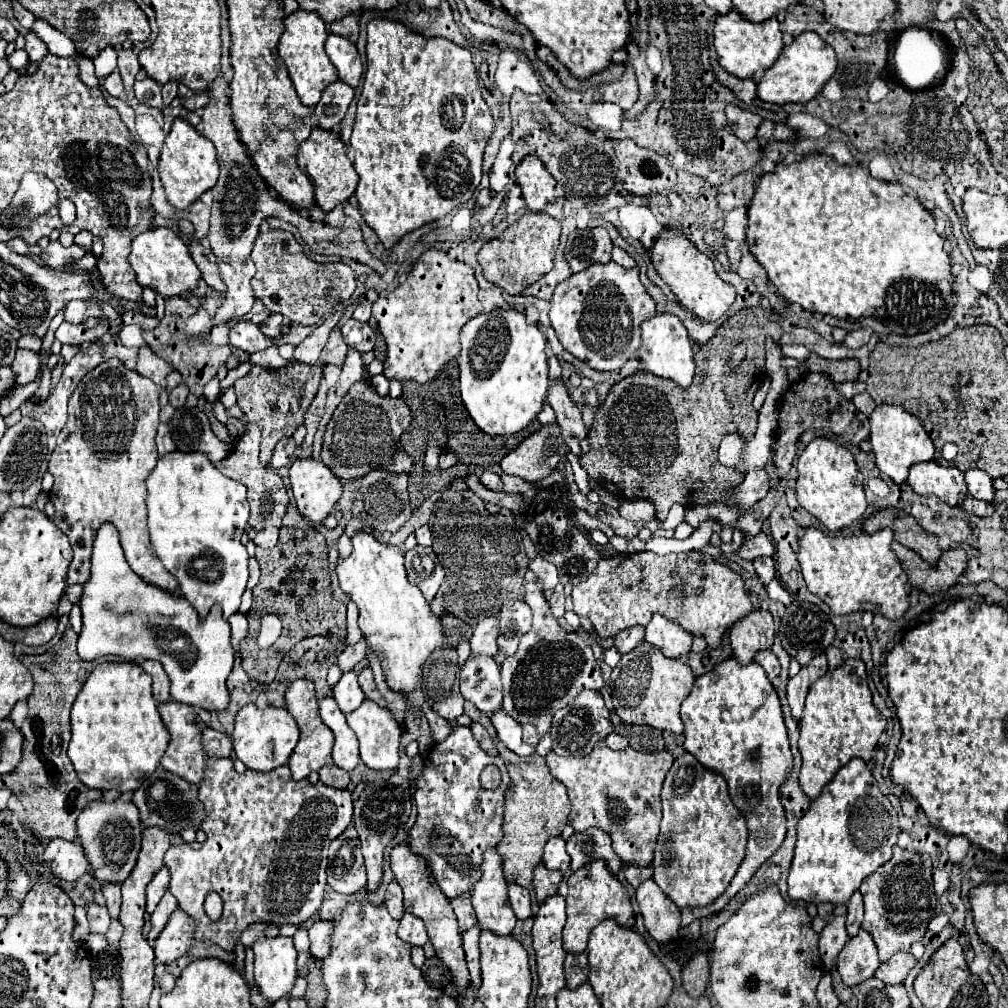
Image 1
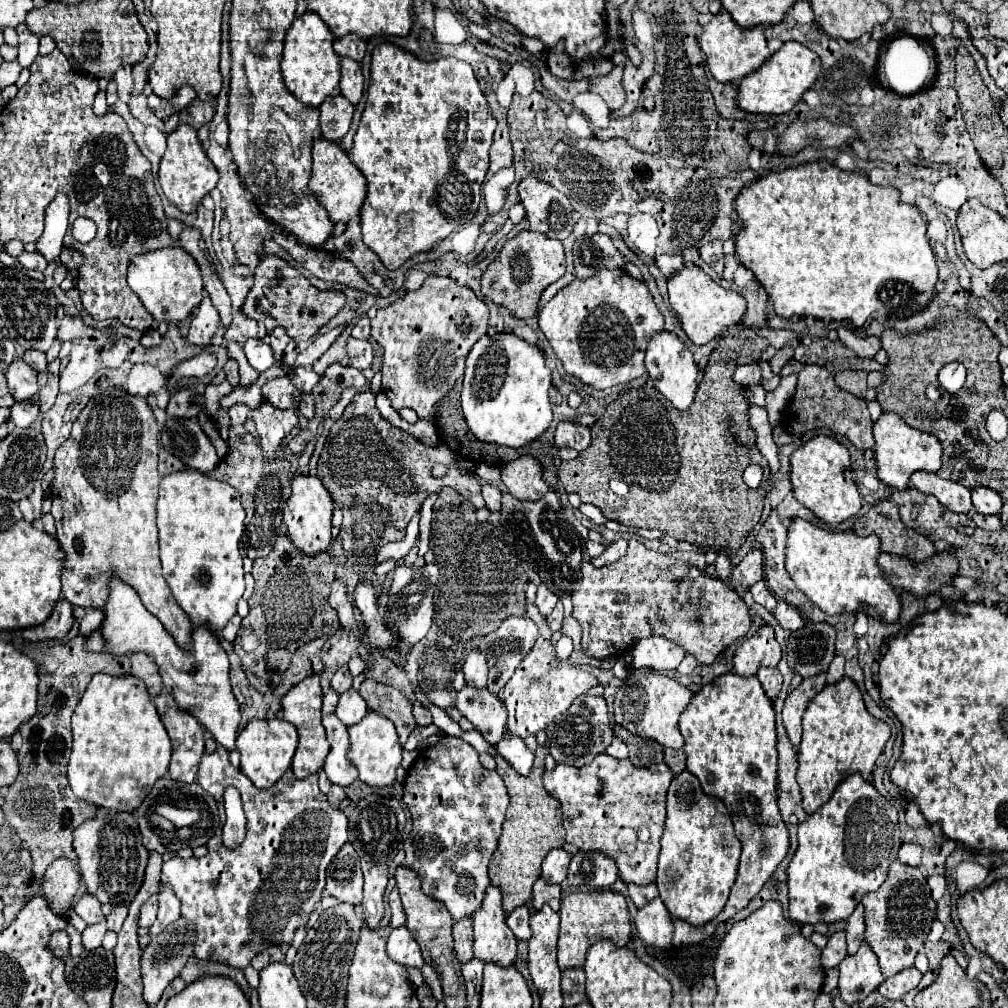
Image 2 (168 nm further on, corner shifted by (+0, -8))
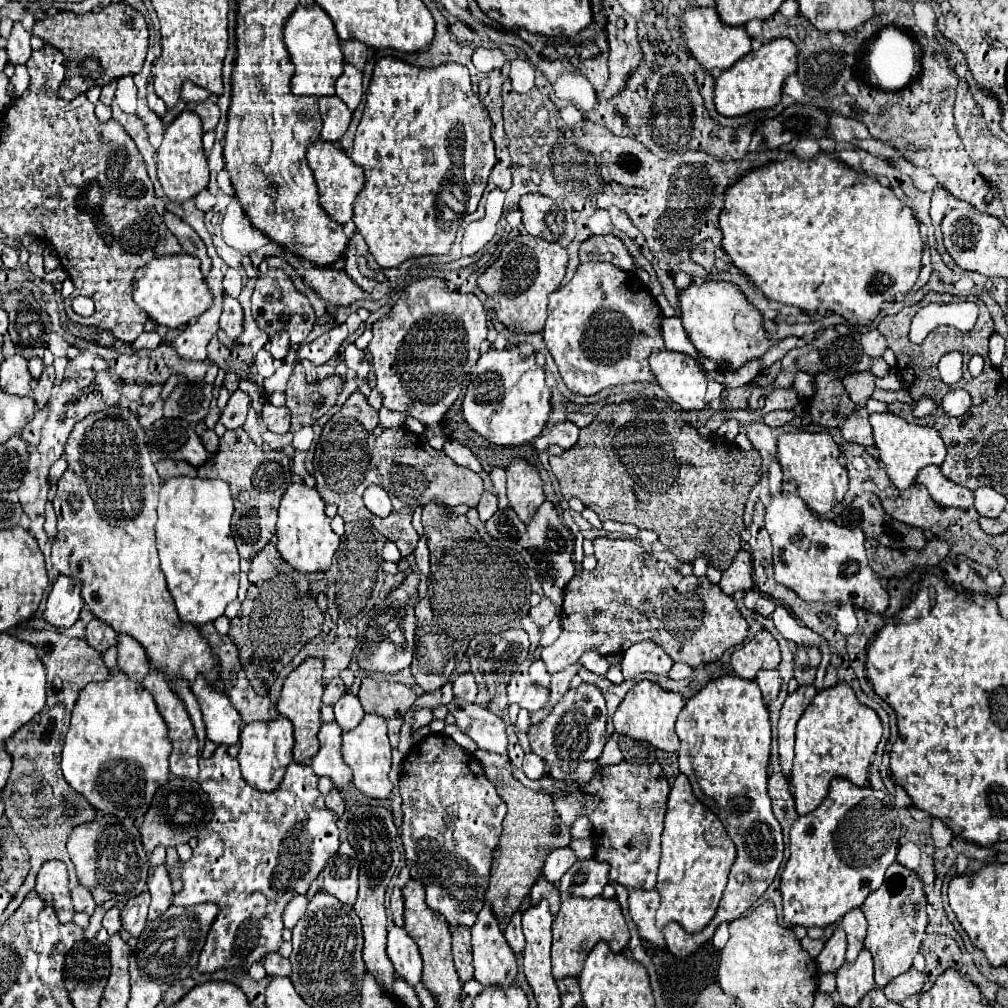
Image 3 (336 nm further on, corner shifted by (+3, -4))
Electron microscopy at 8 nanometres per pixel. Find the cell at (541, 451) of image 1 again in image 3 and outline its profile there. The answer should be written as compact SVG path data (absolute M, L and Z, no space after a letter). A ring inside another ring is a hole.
M518 458L508 466L506 476L508 476L510 508L518 514L522 522L528 524L536 514L538 506L544 502L540 474L526 460Z

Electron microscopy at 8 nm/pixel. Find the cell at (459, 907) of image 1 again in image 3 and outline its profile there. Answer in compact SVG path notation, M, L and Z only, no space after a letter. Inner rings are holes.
M452 926L452 954L454 954L454 964L462 982L468 982L474 978L470 948L472 948L470 930Z

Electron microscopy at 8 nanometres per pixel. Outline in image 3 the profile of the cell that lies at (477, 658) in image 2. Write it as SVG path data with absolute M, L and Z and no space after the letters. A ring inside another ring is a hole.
M470 672L460 674L458 678L454 678L452 686L454 686L454 698L464 700L464 702L474 702L476 700L478 686L474 684L474 676Z

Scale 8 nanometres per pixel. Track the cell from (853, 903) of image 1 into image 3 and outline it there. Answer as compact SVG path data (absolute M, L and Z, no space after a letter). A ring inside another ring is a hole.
M860 908L850 910L842 922L840 922L842 930L848 936L848 950L846 950L846 962L854 962L860 954L860 950L864 948L864 938L866 938L866 918L862 914Z

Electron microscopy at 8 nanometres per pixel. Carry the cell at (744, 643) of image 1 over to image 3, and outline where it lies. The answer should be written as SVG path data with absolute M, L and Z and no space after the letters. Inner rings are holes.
M768 630L758 632L748 644L744 644L732 654L730 664L734 674L744 680L754 680L758 670L778 668L780 648L776 638Z

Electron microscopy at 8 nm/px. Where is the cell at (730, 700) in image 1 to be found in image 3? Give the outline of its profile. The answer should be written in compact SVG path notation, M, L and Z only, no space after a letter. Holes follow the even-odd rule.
M730 674L708 682L682 708L676 722L676 734L682 742L678 752L680 772L688 776L694 796L720 818L736 846L736 860L730 870L728 886L712 922L698 934L688 934L676 922L664 926L668 950L678 958L686 958L708 942L722 922L740 918L764 894L780 868L784 844L782 828L772 814L766 790L770 722L758 684Z

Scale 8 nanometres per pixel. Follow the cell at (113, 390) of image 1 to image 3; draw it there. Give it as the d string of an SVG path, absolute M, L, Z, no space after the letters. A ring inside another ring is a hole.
M110 406L98 414L86 416L76 424L74 432L66 442L68 470L58 480L58 494L54 498L54 512L58 518L56 540L52 542L52 564L64 576L82 580L82 598L92 614L112 626L116 632L134 636L146 650L150 664L162 670L168 678L180 678L188 684L194 682L196 674L202 674L210 686L220 678L220 662L208 640L198 632L196 626L178 620L174 600L166 588L164 574L156 552L154 524L158 490L162 486L156 466L150 460L146 448L146 434L138 424L134 412L120 406Z

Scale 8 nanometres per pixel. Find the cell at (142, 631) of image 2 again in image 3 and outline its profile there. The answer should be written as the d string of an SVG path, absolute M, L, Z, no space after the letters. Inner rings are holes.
M202 676L194 680L190 690L200 702L200 710L206 724L206 736L214 744L224 744L224 746L238 744L244 722L238 710L230 704L228 696L224 696L216 688L210 688L210 684L206 684Z

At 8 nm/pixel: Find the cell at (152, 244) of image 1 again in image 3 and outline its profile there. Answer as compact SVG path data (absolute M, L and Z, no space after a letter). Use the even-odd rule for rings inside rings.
M188 254L154 258L154 262L138 268L132 298L150 316L150 320L168 328L180 328L212 306L212 292L200 272L200 260Z

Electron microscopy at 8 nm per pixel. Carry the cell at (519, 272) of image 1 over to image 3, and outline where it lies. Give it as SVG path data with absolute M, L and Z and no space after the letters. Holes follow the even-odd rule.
M518 236L502 250L500 258L478 278L478 288L494 302L498 322L514 334L542 332L546 322L548 294L560 288L566 274L568 252L554 242L534 236Z

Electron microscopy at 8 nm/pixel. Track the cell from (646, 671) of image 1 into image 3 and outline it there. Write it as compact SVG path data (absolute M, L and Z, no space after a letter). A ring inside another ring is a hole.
M642 680L630 688L626 698L618 706L612 722L614 722L614 728L618 734L630 736L634 740L644 740L664 752L678 752L680 740L674 732L674 724L676 724L680 710L684 708L684 704L686 704L686 700L682 694L666 692L658 684L654 684L650 680Z

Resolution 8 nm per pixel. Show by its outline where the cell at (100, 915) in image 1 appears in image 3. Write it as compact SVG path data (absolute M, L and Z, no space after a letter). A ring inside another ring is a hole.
M78 886L78 888L72 890L72 904L74 904L74 910L86 912L88 916L94 912L94 906L96 906L92 894L86 888L82 888L82 886Z

